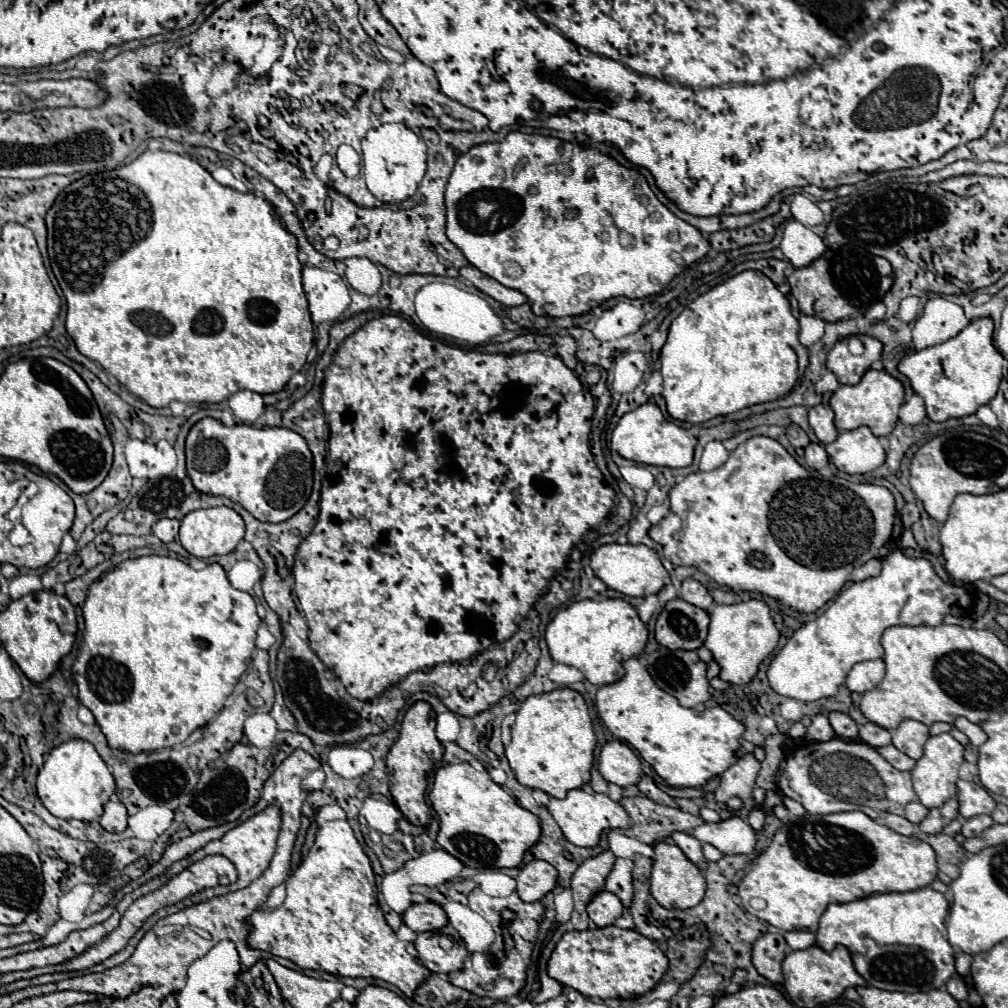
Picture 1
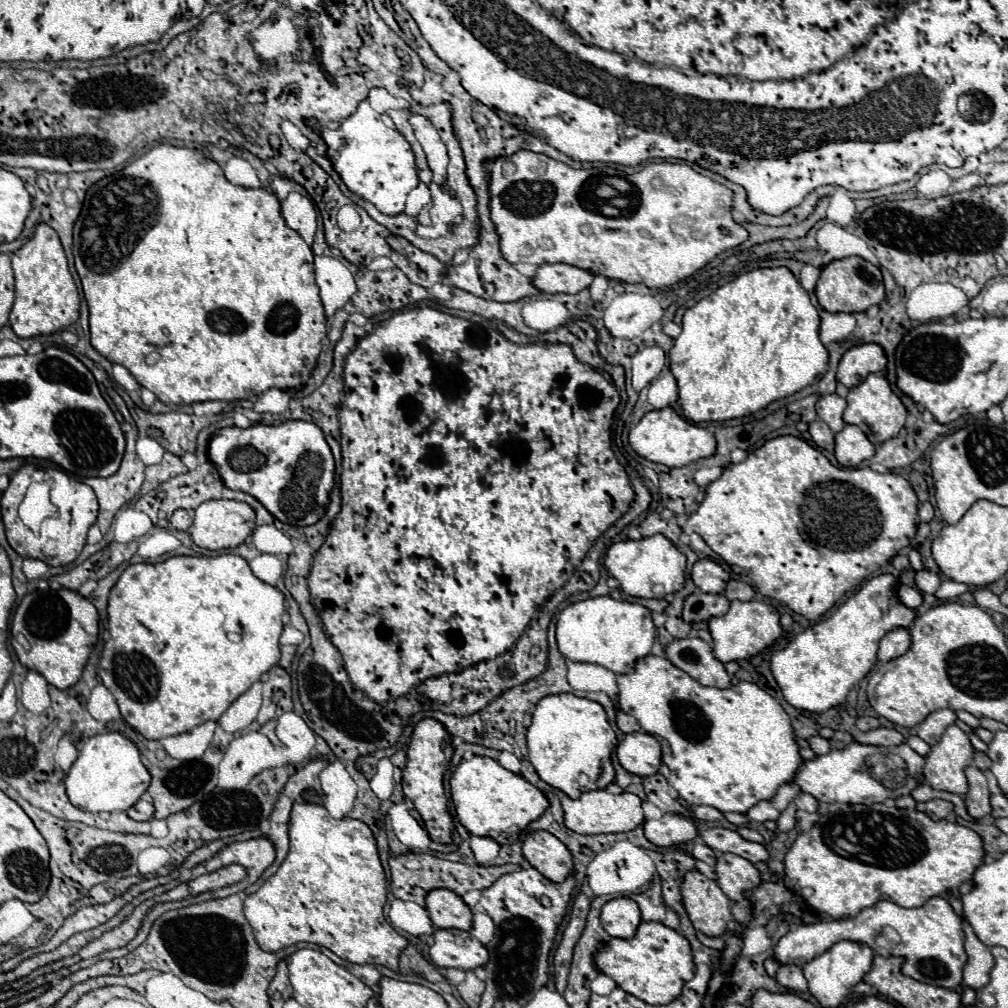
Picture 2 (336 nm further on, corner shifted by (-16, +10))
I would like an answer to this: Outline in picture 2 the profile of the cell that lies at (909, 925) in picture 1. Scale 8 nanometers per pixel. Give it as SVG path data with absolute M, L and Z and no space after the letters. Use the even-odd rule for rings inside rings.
M930 897L922 907L906 909L892 901L878 901L876 905L862 909L854 919L840 919L840 921L818 921L810 925L800 925L792 931L788 931L778 945L774 947L774 957L780 963L794 963L804 965L816 955L828 951L838 941L860 941L870 945L878 955L882 957L902 957L902 973L906 977L912 977L916 981L938 985L946 989L956 989L962 985L962 969L966 963L964 953L964 931L960 917L950 907L948 899L944 897ZM882 927L892 927L900 935L900 943L892 949L884 949L876 945L876 935L880 935Z

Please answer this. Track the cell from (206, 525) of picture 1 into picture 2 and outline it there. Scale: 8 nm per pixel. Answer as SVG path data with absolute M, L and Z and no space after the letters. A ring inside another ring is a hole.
M230 499L206 501L196 509L194 523L190 527L190 535L198 547L204 547L210 551L222 551L222 549L232 549L232 547L244 543L252 535L254 523L256 523L256 513L244 501L230 501Z

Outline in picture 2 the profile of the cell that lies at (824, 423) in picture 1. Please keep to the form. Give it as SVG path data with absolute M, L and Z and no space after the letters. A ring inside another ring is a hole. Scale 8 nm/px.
M822 395L816 403L816 413L818 417L834 431L842 431L844 429L844 419L842 413L846 409L846 399L842 399L840 395Z

